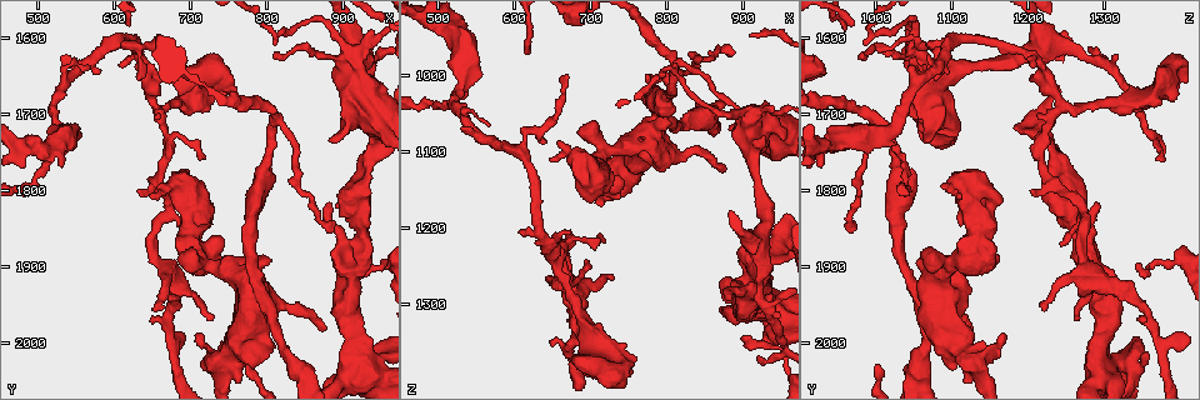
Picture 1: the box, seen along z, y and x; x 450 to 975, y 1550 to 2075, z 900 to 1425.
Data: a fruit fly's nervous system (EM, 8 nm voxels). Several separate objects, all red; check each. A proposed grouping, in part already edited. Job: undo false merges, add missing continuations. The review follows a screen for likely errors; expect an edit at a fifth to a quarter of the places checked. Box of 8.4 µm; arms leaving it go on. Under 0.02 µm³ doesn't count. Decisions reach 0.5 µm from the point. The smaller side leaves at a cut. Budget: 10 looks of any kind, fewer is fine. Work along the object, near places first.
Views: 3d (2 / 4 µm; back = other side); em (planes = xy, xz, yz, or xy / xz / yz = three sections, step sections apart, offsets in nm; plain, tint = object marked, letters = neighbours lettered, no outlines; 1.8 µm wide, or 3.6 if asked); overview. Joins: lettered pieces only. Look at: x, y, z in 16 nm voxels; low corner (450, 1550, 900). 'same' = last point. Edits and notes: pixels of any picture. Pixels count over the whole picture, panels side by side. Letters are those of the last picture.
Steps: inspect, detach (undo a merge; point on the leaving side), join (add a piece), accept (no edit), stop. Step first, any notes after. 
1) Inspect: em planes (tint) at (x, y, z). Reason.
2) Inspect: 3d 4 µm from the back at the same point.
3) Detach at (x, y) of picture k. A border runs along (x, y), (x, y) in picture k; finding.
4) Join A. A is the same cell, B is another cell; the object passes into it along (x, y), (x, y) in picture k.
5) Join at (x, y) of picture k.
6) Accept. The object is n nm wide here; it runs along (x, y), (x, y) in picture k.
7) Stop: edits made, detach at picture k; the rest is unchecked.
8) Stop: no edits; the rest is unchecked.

Inspect: 3d 4 µm at (915, 1980, 1295). Sudden change in width.

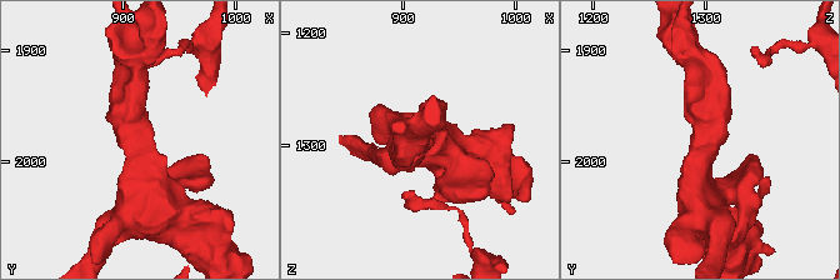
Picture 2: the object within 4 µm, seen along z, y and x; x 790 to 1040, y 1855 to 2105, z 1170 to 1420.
Inspect: em xy step 8 (tint) at (916, 1982, 1296). Now the EM.

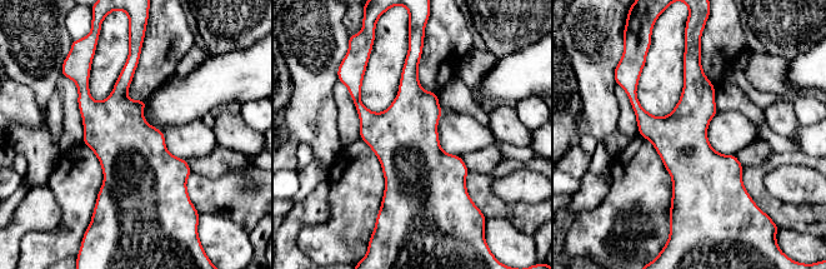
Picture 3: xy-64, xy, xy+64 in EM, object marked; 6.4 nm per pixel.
Inspect: em planes (letters) at the same point. Another direction.

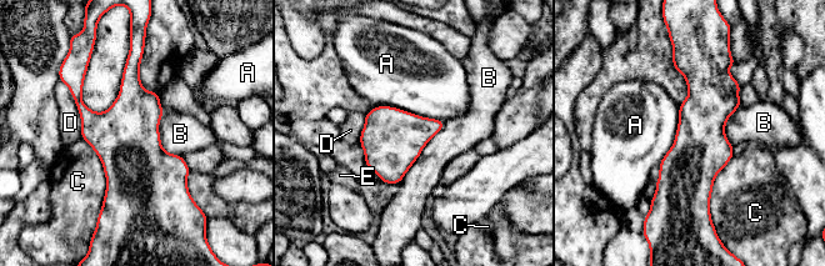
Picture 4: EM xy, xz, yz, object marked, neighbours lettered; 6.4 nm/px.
Accept. A, B, C, D and E are other cells; all the same cell.

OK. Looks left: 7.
Inspect: 3d 4 µm from the back at (760, 1670, 1370). Stops while still wide.

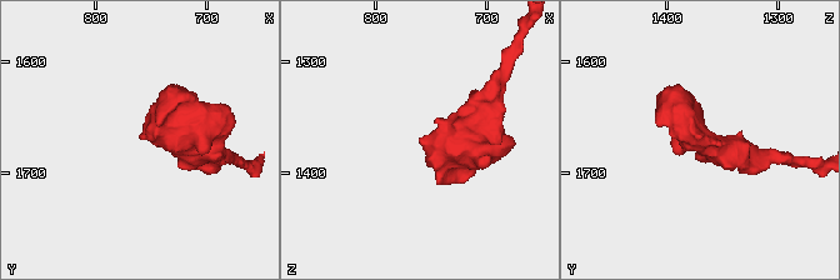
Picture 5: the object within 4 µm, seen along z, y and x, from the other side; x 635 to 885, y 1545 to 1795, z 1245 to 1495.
Inspect: em 3.6 µm planes (letters) at (762, 1668, 1370). Shape alone is not enough.

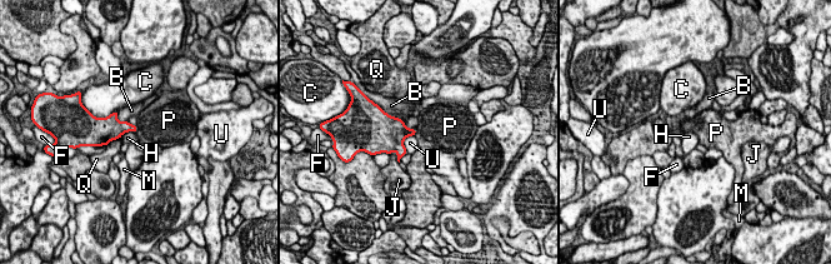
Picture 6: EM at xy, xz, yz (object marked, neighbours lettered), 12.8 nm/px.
Accept. B, C, F, H, J, M, P, Q and U are other cells; no lettered piece goes on from it.

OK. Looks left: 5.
Inspect: em planes (letters) at (925, 1755, 1365). Thin end.

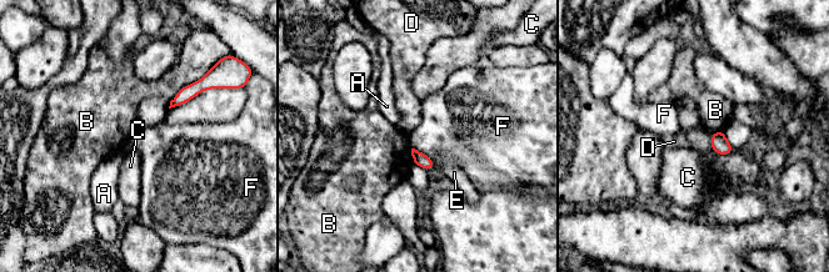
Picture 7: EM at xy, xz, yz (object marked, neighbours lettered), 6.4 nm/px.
Accept. A, B, C, D, E and F are other cells; a border runs along (411, 147), (424, 152), (434, 167) in picture 7; none of them fits.

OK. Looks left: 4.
Inspect: 3d 2 µm at (795, 1930, 1055). Three-way junction.

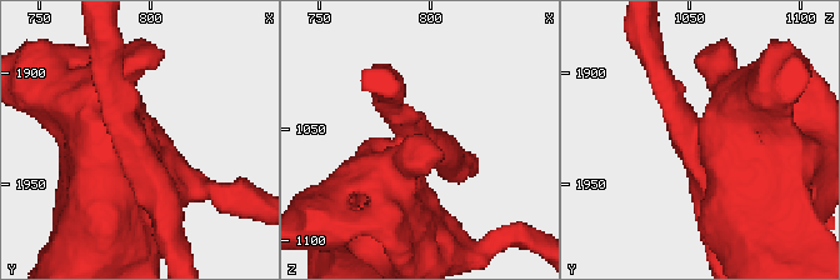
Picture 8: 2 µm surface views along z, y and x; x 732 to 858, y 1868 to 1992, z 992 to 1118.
Inspect: em xz step 16 (tint) at (790, 1932, 1054).

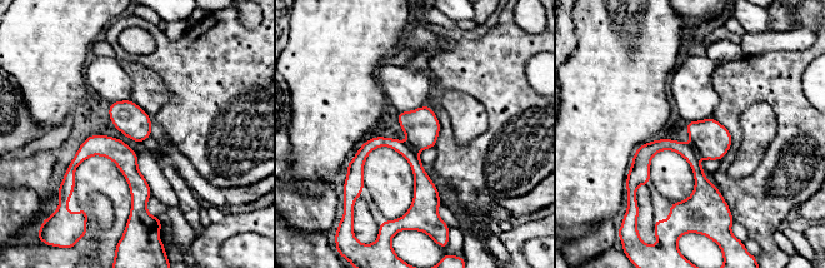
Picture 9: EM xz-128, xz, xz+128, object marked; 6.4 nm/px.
Inspect: em planes (letters) at the same point. Another direction.

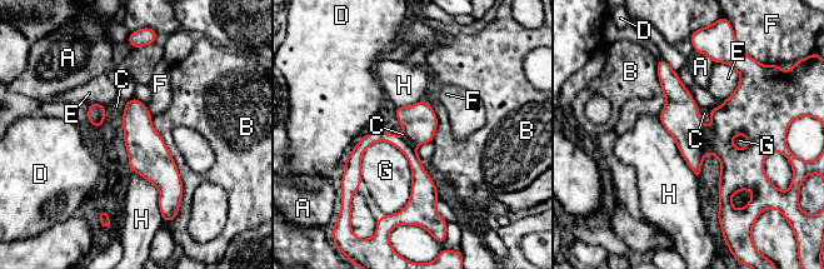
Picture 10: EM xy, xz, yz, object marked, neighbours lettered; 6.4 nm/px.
Detach at (680, 116) of picture 10. A, B, C, D, E, F, G and H are other cells; the part that leaves runs along (662, 63), (690, 134), (697, 170) in picture 10; two cells meet here.

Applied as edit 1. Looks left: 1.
Stop: edits made, detach at picture 10; the rest is unchecked.

